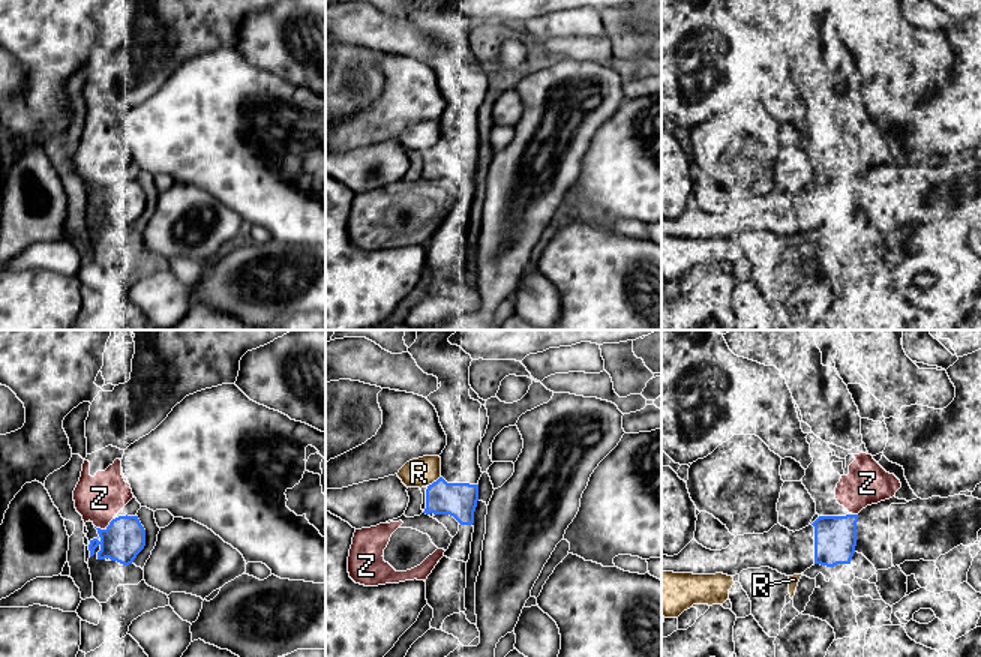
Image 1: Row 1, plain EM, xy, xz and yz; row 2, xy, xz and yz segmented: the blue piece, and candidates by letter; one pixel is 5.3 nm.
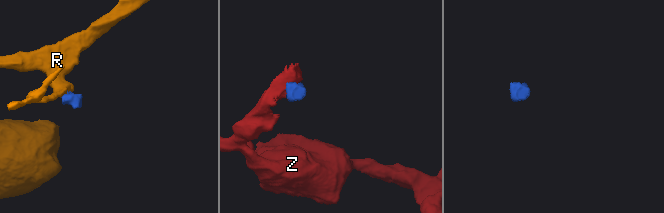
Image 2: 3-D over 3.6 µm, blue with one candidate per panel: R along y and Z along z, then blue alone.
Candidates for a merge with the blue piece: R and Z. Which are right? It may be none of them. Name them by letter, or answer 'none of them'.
none of them

